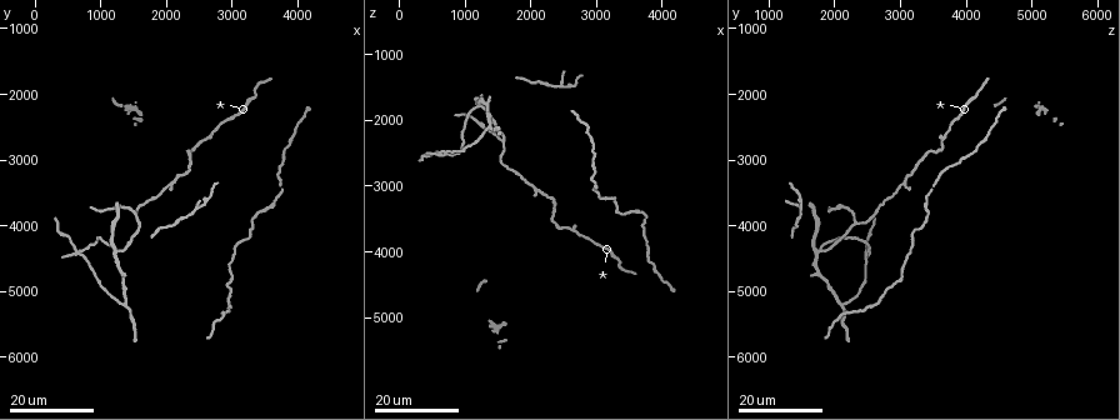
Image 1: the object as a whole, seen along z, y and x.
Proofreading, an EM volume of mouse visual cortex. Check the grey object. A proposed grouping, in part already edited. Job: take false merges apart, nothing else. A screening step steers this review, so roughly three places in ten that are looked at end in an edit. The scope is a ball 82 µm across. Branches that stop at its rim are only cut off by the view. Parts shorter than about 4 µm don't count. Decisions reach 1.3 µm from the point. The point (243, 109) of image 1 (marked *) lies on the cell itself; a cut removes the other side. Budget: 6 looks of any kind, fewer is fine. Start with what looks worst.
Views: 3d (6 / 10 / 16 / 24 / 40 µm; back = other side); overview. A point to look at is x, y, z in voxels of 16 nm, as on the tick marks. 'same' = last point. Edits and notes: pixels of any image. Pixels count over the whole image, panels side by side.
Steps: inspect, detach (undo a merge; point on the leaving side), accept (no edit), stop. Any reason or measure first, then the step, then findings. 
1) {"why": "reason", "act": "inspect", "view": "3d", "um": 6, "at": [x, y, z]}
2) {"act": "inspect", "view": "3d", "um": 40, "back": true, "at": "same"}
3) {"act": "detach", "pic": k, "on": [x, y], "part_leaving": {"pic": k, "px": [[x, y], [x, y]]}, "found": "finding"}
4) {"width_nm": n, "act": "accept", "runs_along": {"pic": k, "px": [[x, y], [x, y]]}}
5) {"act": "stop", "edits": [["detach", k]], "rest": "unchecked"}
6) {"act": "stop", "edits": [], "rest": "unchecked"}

{"why": "thin arm on a thick one", "act": "inspect", "view": "3d", "um": 24, "at": [1550, 4000, 2300]}

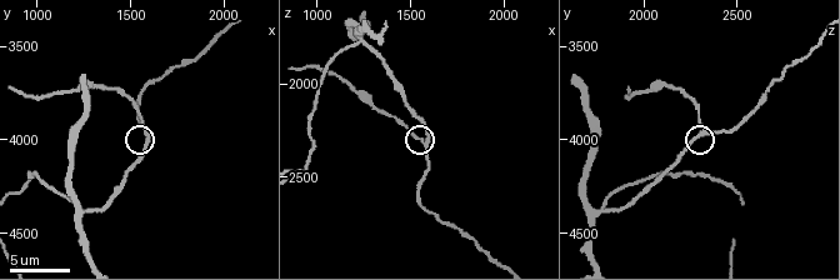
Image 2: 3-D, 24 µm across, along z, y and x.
{"why": "closer look", "act": "inspect", "view": "3d", "um": 10, "at": [1580, 3940, 2320]}

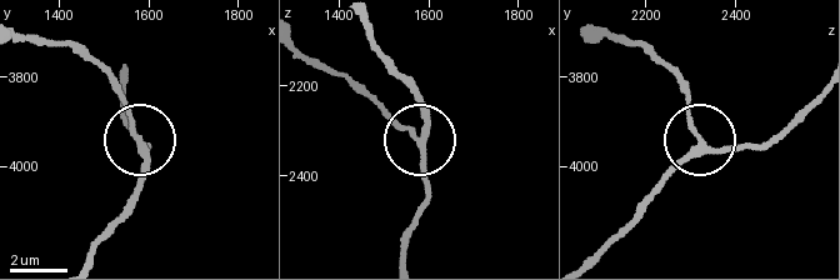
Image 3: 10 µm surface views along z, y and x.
{"side_arm_um": 17, "act": "accept", "runs_along": {"pic": 3, "px": [[125, 90], [128, 119], [146, 148], [118, 79]]}, "found": "continuous, no second cell"}

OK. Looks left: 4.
{"act": "inspect", "view": "3d", "um": 24, "at": [2100, 3350, 3050]}

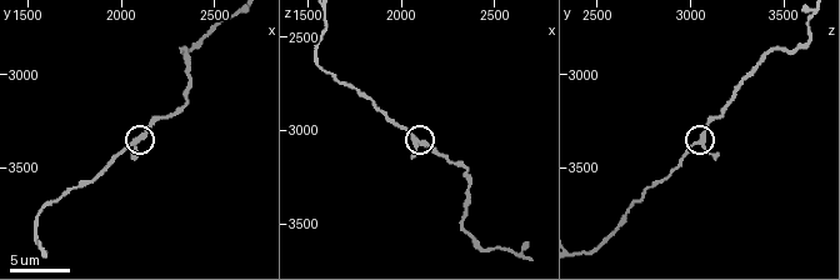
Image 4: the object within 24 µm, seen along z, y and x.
{"why": "zoom in", "act": "inspect", "view": "3d", "um": 10, "at": [2060, 3380, 3040]}

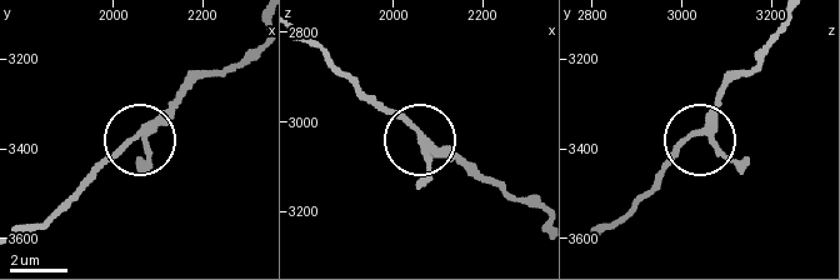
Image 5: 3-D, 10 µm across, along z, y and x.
{"act": "accept", "runs_along": {"pic": 5, "px": [[788, 25], [656, 174]]}, "found": "all the same cell"}

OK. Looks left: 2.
{"why": "calibre changes", "act": "inspect", "view": "3d", "um": 16, "at": [3350, 2050, 4100]}

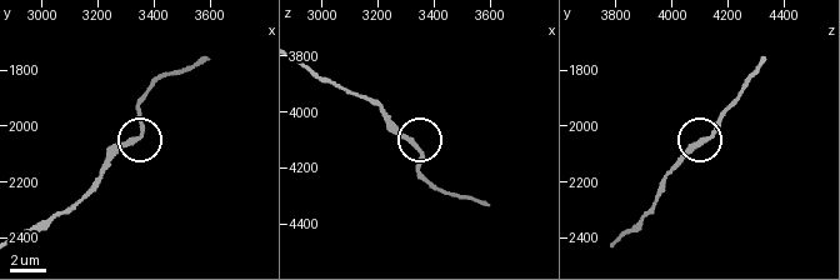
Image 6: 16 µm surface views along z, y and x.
{"why": "zoom in", "act": "inspect", "view": "3d", "um": 10, "at": [3320, 2050, 4110]}

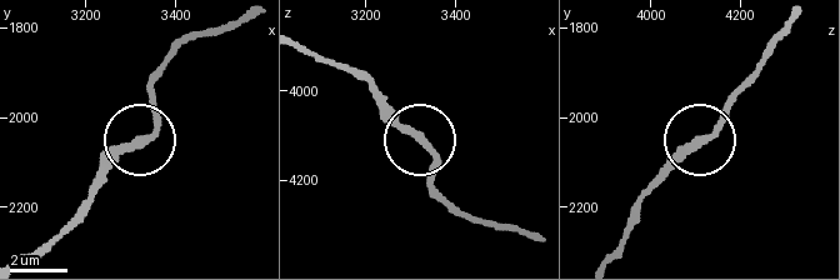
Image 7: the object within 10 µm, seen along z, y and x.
{"act": "accept", "runs_along": {"pic": 7, "px": [[353, 73], [433, 153], [435, 200]]}, "found": "all the same cell"}

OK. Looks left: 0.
{"act": "stop", "edits": [], "rest": "unchecked"}

